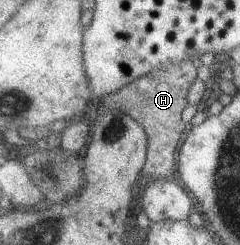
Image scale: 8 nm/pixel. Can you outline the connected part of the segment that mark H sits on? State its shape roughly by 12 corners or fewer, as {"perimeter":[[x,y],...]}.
{"perimeter":[[191,60],[154,70],[100,99],[148,133],[142,173],[178,178]]}

